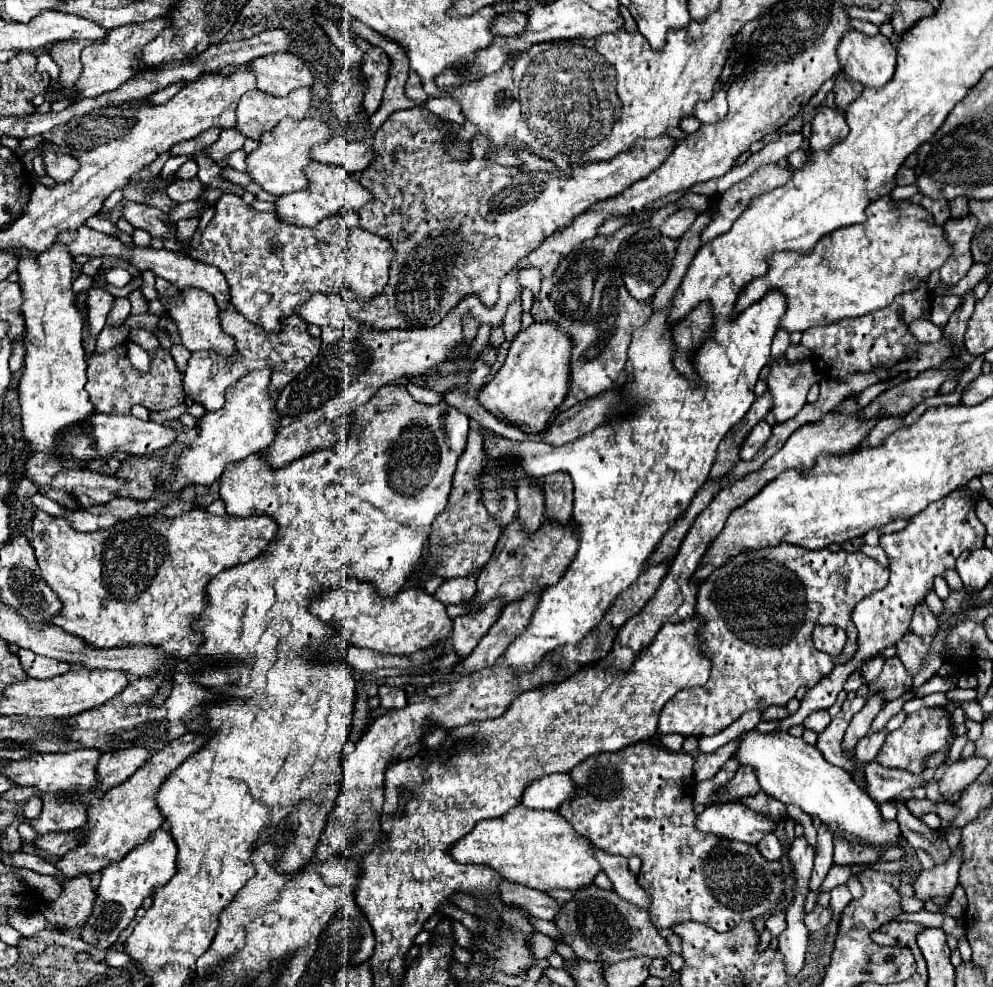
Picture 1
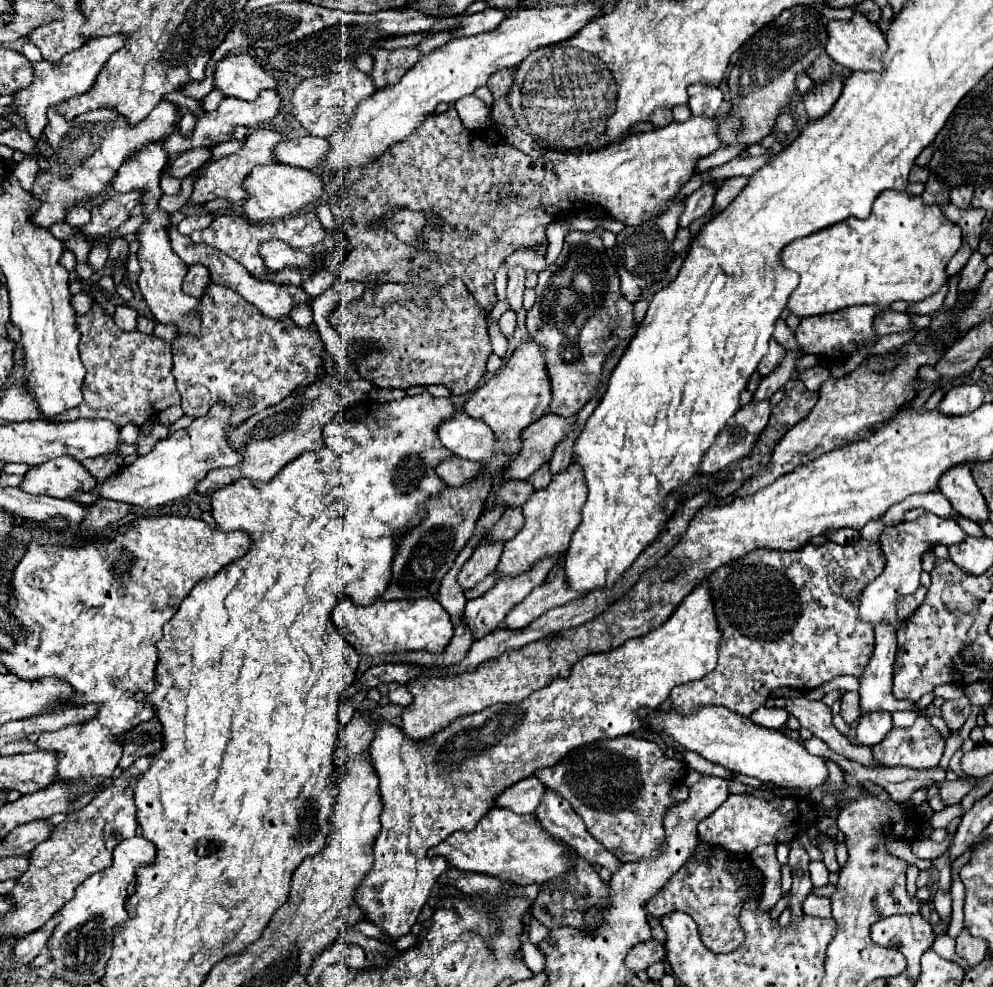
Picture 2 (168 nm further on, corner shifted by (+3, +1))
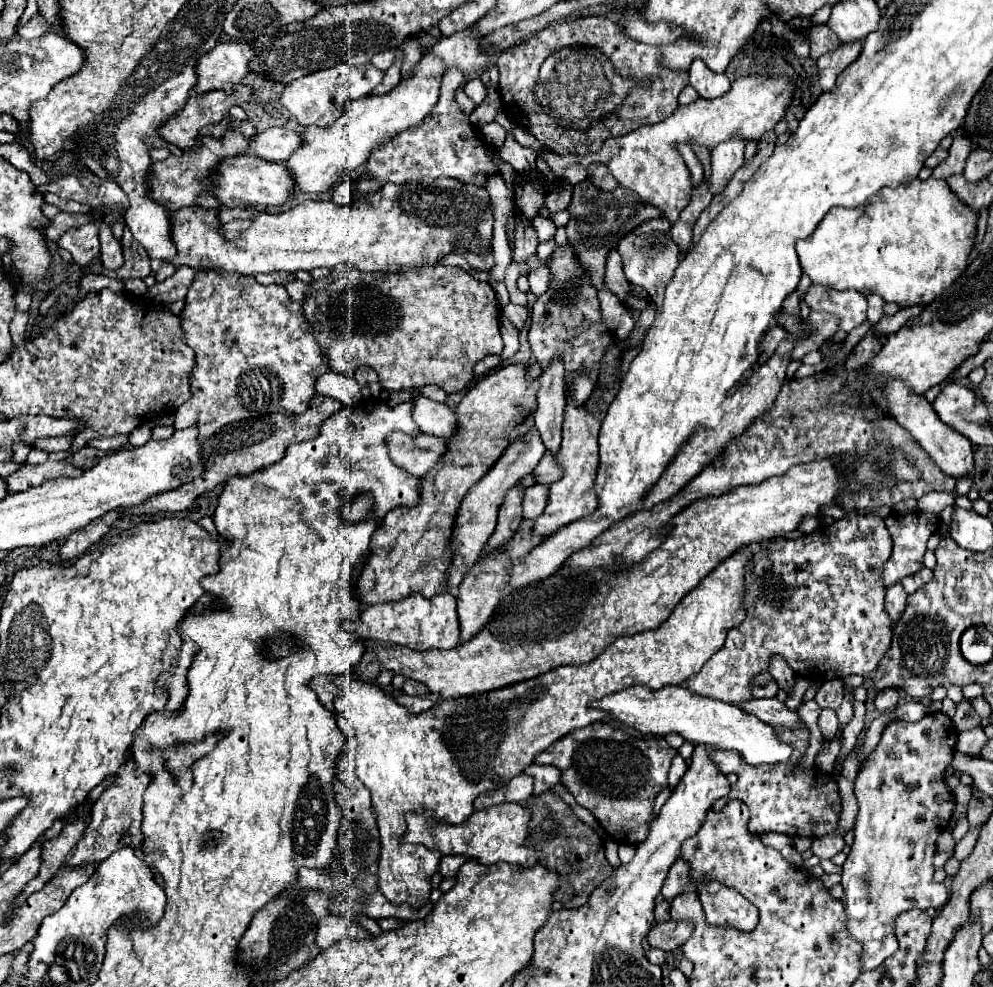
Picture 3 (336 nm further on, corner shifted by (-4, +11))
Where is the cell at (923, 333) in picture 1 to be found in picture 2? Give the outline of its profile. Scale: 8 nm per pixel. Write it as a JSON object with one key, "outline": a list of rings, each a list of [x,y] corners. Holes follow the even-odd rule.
{"outline":[[[892,310],[884,316],[876,316],[876,332],[880,332],[880,336],[892,334],[892,332],[906,332],[912,328],[914,328],[914,324],[910,320],[910,314],[906,314],[906,312]]]}

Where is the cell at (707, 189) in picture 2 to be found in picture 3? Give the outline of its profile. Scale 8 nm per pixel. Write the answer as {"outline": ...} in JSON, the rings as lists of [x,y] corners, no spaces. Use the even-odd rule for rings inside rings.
{"outline":[[[733,136],[727,142],[721,142],[719,146],[711,150],[713,174],[707,184],[713,194],[721,194],[725,190],[735,170],[745,162],[743,152],[745,152],[745,140],[741,136]]]}

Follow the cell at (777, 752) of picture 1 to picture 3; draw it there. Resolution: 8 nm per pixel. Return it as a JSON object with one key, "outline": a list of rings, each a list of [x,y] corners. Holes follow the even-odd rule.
{"outline":[[[629,686],[625,690],[619,690],[615,694],[609,694],[601,700],[589,702],[591,708],[603,710],[613,720],[635,728],[637,732],[645,736],[665,736],[665,734],[681,734],[687,742],[693,744],[705,744],[711,748],[727,748],[737,750],[743,760],[751,766],[759,764],[777,764],[789,760],[793,748],[785,746],[777,740],[775,730],[761,722],[759,718],[745,714],[733,704],[719,702],[713,698],[703,698],[695,692],[691,692],[685,686],[663,686],[659,690],[647,688],[647,686]]]}

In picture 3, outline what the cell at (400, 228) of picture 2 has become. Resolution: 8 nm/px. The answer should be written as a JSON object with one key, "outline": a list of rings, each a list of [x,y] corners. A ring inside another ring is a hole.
{"outline":[[[439,176],[439,178],[421,178],[409,180],[403,184],[387,182],[379,192],[353,200],[347,206],[325,200],[305,200],[283,214],[255,214],[251,226],[243,230],[235,240],[227,240],[221,234],[219,210],[217,208],[183,208],[169,212],[171,220],[171,240],[177,248],[179,266],[191,268],[221,268],[239,274],[261,274],[261,272],[295,272],[295,270],[313,270],[313,268],[335,268],[337,264],[351,264],[361,272],[405,272],[423,266],[435,266],[441,258],[455,252],[457,248],[467,248],[469,252],[489,254],[493,240],[493,206],[489,192],[483,186],[465,184],[457,178]]]}

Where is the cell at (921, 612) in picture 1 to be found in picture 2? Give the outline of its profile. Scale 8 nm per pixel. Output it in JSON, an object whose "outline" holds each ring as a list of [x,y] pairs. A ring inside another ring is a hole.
{"outline":[[[918,588],[912,596],[906,596],[902,602],[900,602],[900,618],[906,622],[910,618],[910,614],[924,602],[924,594],[926,594],[926,588]]]}

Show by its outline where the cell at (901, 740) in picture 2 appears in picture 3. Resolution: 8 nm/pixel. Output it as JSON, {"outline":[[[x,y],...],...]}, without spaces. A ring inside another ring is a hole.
{"outline":[[[927,714],[919,722],[903,722],[893,720],[885,726],[881,740],[871,756],[863,762],[857,778],[855,778],[855,796],[859,800],[859,814],[855,824],[855,842],[843,864],[843,888],[845,894],[841,902],[847,912],[847,930],[863,944],[863,970],[873,970],[885,958],[895,954],[899,948],[895,938],[895,918],[901,912],[913,908],[943,908],[949,898],[949,890],[945,884],[937,884],[933,880],[933,856],[937,852],[935,840],[941,830],[947,828],[951,814],[955,810],[955,798],[945,784],[947,766],[953,758],[957,742],[957,730],[945,714]]]}

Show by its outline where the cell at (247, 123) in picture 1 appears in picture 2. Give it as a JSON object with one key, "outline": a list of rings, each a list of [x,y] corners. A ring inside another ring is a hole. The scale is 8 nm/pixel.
{"outline":[[[264,90],[260,94],[258,100],[242,100],[242,98],[224,98],[218,106],[218,110],[214,112],[206,112],[198,122],[196,122],[196,128],[194,128],[194,134],[192,138],[182,138],[180,134],[178,136],[170,136],[166,142],[164,142],[164,152],[166,154],[180,154],[184,150],[190,150],[190,148],[200,148],[200,146],[216,146],[220,142],[226,142],[226,140],[234,140],[234,130],[238,126],[256,126],[256,124],[262,124],[262,122],[270,122],[274,116],[278,116],[282,108],[282,98],[276,90]]]}

